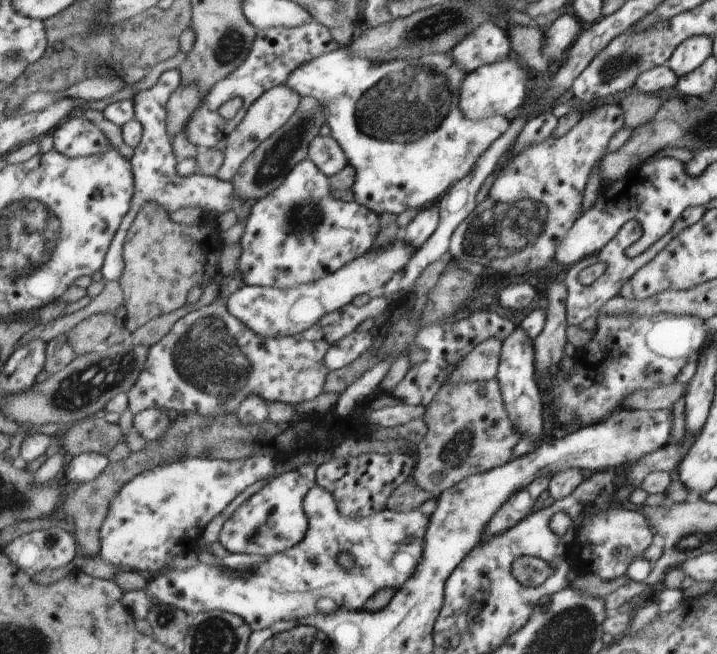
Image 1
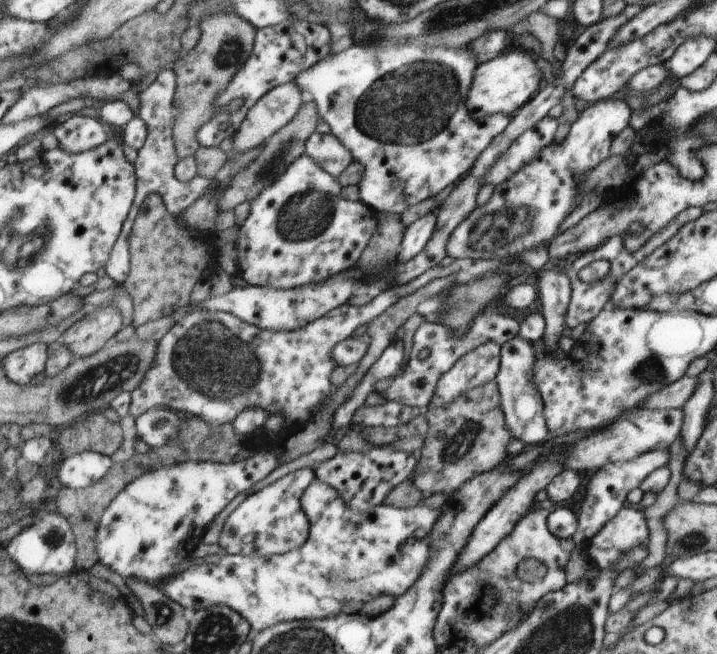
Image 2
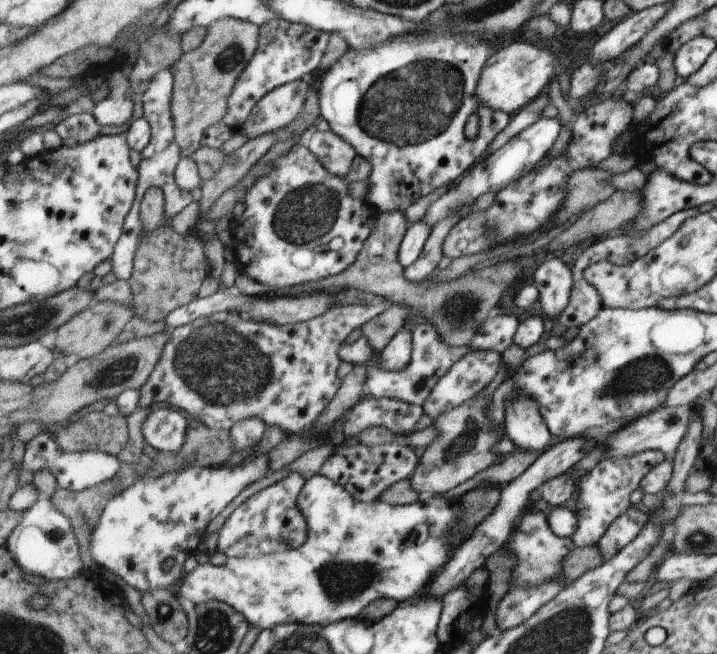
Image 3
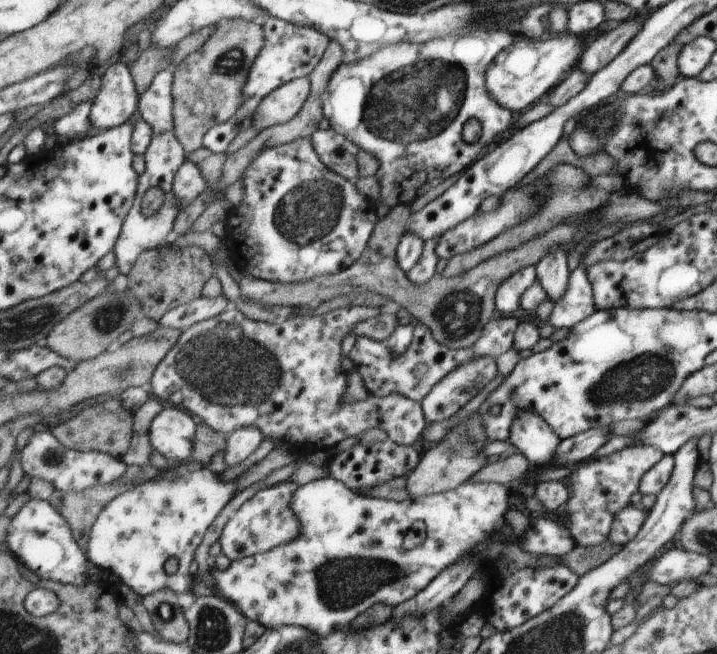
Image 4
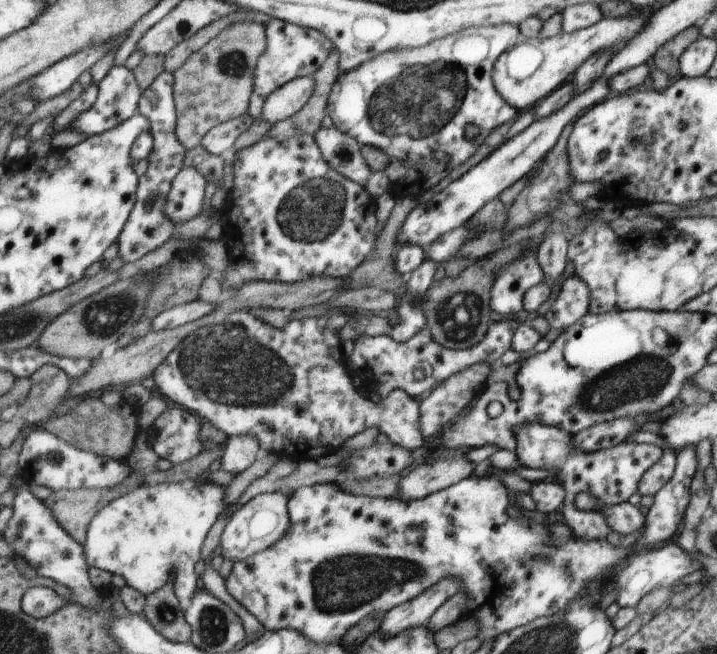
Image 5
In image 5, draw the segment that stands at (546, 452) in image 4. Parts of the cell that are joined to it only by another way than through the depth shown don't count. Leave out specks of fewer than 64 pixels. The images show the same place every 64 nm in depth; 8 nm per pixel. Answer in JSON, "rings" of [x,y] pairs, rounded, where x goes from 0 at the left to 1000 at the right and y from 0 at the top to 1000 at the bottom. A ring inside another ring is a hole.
{"rings":[[[736,645],[731,651],[715,656],[720,662],[721,679],[717,691],[732,714],[764,719],[778,728],[778,739],[789,746],[788,769],[784,771],[784,786],[796,815],[806,823],[817,826],[851,824],[854,809],[845,789],[840,783],[815,783],[805,775],[805,758],[812,752],[823,755],[828,765],[834,765],[842,774],[856,774],[873,768],[887,749],[893,731],[918,708],[926,696],[926,687],[904,677],[887,679],[887,676],[870,676],[856,680],[854,685],[837,688],[837,691],[812,691],[798,679],[798,665],[782,654],[753,648],[753,645]]]}

